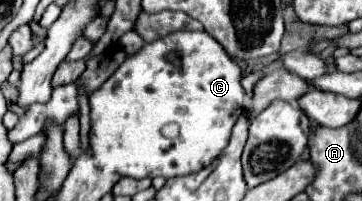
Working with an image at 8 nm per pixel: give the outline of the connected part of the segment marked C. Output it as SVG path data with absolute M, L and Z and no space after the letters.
M173 32L161 40L149 42L137 54L129 56L119 68L117 76L127 76L125 90L117 102L95 108L95 94L89 98L91 132L89 146L95 162L105 172L117 172L129 178L173 178L197 172L209 166L225 150L231 128L243 110L241 68L231 60L223 46L205 32Z

